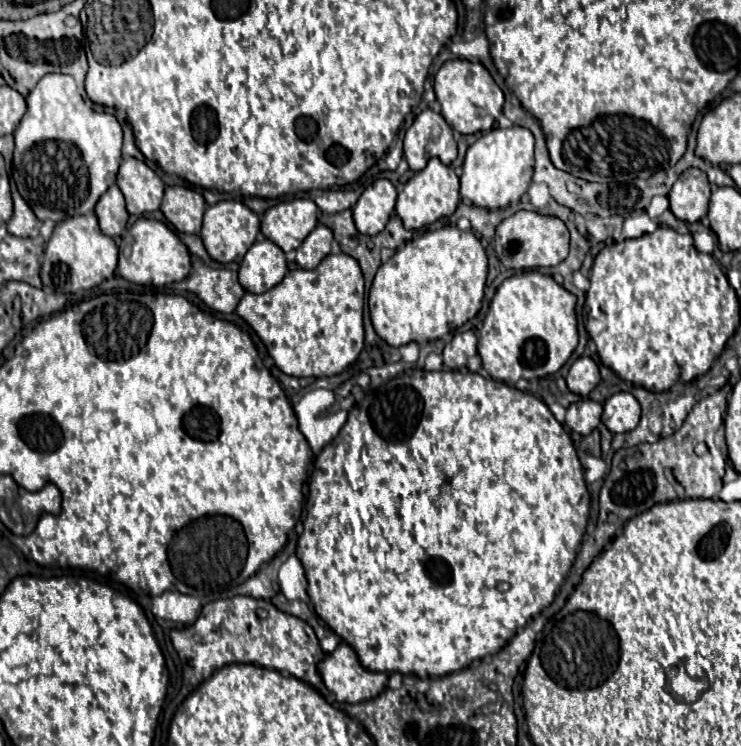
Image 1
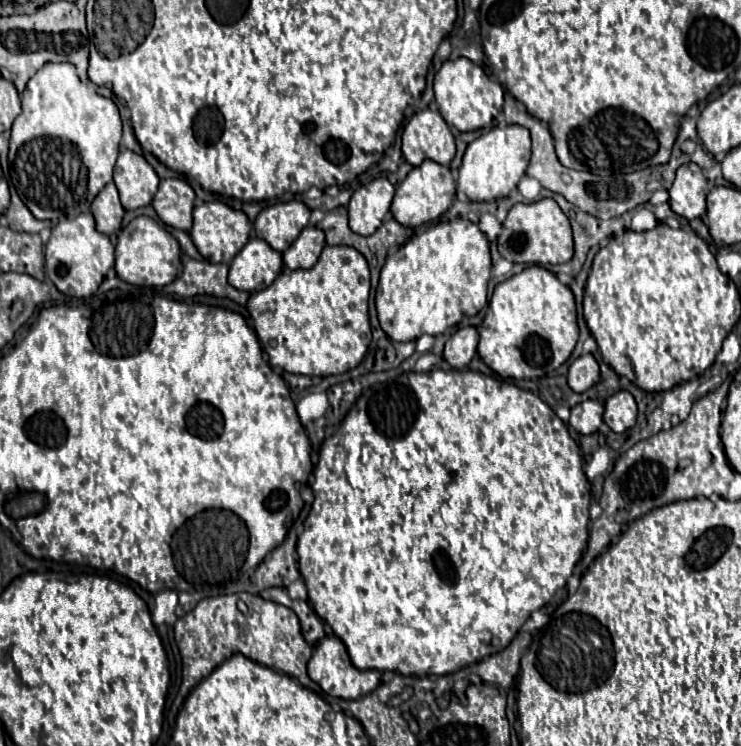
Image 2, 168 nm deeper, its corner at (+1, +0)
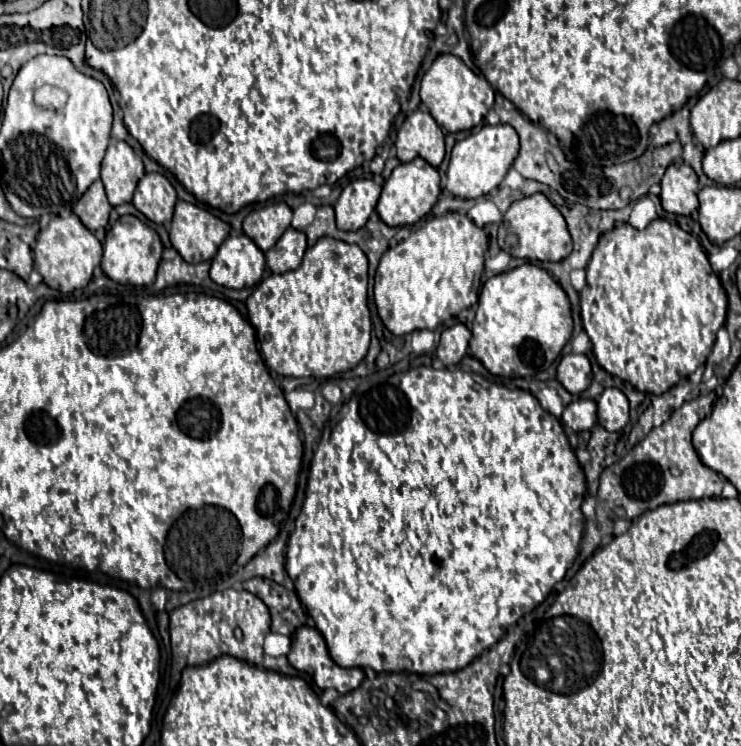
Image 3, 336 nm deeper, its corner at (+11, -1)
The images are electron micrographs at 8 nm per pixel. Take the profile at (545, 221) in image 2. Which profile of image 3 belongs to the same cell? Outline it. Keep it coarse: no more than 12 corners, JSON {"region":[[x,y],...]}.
{"region":[[543,194],[503,216],[499,248],[529,262],[561,262],[571,236]]}

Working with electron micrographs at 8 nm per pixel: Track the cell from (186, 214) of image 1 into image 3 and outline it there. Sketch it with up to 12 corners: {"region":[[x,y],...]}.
{"region":[[145,174],[133,206],[169,224],[177,192],[163,174]]}

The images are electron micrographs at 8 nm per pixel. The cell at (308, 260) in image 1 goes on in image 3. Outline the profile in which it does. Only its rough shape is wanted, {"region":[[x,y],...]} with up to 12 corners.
{"region":[[287,228],[265,254],[267,266],[283,274],[301,266],[307,236]]}

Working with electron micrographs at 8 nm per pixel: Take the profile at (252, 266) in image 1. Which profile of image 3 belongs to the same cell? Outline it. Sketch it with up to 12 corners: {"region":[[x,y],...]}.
{"region":[[229,236],[211,260],[211,280],[253,288],[265,254],[241,236]]}

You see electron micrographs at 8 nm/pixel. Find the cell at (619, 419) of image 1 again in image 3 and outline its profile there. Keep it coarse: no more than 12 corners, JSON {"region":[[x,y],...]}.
{"region":[[617,388],[597,398],[599,426],[609,432],[629,422],[629,400]]}

